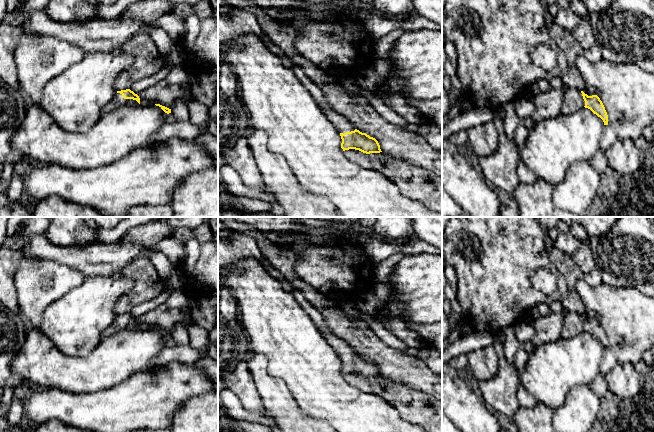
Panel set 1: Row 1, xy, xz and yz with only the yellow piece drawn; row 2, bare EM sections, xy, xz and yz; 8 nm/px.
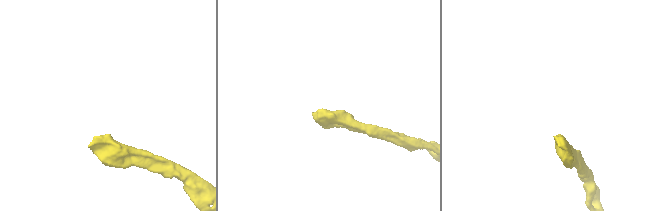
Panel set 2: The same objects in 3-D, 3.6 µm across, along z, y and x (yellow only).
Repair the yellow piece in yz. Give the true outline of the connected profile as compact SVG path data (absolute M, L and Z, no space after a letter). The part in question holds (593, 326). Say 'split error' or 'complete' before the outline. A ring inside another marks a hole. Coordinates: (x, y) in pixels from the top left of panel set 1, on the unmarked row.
split error; M566 313L561 337L565 339L573 338L582 332L590 333L600 341L604 349L608 349L608 339L605 331L597 319L588 320L583 315L577 313Z

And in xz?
split error; M293 288L292 294L303 310L315 323L328 344L333 347L336 354L340 357L342 363L341 372L343 375L355 373L366 378L382 376L380 369L375 362L357 354L346 341L336 337L330 331L323 315L306 300L300 290Z

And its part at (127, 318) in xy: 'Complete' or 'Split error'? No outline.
Split error

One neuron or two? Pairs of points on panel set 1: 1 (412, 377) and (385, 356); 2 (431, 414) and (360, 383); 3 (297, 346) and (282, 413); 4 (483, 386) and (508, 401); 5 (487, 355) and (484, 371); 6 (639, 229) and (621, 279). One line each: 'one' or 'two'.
1: one
2: one
3: two
4: one
5: one
6: one

